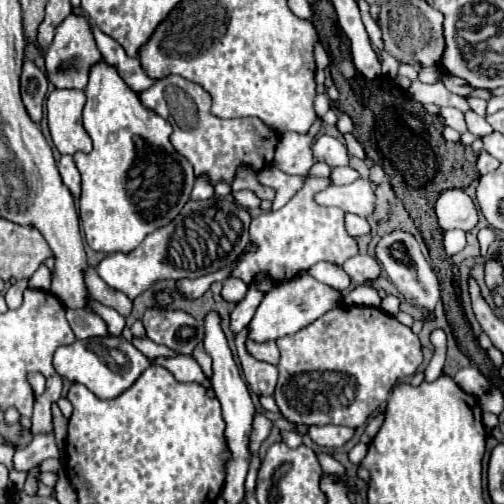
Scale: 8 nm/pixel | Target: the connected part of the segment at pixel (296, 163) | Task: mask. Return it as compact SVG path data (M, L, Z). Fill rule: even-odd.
M316 118L306 134L298 134L298 132L282 134L274 154L274 166L286 174L306 174L314 164L312 144L316 134L320 132L320 126L322 126L322 118Z

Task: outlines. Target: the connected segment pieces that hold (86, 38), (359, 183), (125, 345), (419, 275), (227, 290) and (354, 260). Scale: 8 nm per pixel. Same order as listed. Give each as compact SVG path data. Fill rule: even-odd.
M70 14L56 30L54 42L50 44L48 52L44 54L46 58L46 76L48 80L56 86L56 88L78 88L84 90L86 88L86 72L90 70L90 64L98 62L102 58L102 54L98 52L94 38L90 36L90 28L86 24L86 20L82 16L74 16Z
M354 180L352 184L346 186L328 186L326 190L318 192L314 200L320 206L338 206L344 212L352 212L358 216L368 216L374 212L376 206L376 196L368 184L368 180Z
M94 336L94 338L84 338L76 340L72 344L60 346L54 354L54 368L56 372L70 380L70 382L80 382L84 384L96 398L108 400L116 398L124 390L128 390L138 376L148 368L148 360L142 352L138 352L132 342L124 340L122 336L112 338L112 336Z
M392 230L388 234L384 234L380 238L380 242L376 244L376 260L382 264L382 268L386 270L388 278L396 284L396 288L404 294L404 298L408 302L412 302L414 306L420 306L420 308L426 308L426 310L432 310L436 306L436 302L440 300L440 286L438 286L438 278L434 274L434 270L430 268L430 264L424 260L422 252L420 252L420 246L416 242L416 238L408 232L402 232L402 230ZM394 244L400 244L400 248L404 250L404 254L408 256L408 260L398 260L394 258Z
M230 276L224 280L224 286L222 286L222 296L224 300L228 302L240 302L248 292L248 284L242 282L240 278L236 276Z
M356 254L352 258L348 258L342 268L346 270L346 274L356 280L358 284L364 284L364 282L370 282L374 278L380 276L380 264L368 256L368 254Z

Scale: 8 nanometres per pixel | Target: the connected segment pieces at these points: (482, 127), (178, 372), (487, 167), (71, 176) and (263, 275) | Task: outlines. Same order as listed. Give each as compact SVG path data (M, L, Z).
M472 110L464 114L464 120L466 120L466 124L468 124L468 130L470 130L474 136L478 136L478 138L482 138L482 136L486 136L486 134L492 132L492 126L490 126L482 116L478 116L478 114L472 112Z
M192 356L158 358L154 364L160 364L160 366L164 366L166 370L170 370L178 382L200 382L200 384L210 386L208 378L204 376L202 368L198 366L198 362L196 362Z
M486 150L480 152L480 156L478 156L478 170L480 170L480 174L492 172L492 170L496 170L498 166L500 166L500 162L498 162L494 156L490 156Z
M62 156L60 162L58 162L58 170L60 170L60 176L62 176L62 182L70 188L72 196L78 198L78 192L80 192L80 172L74 164L74 158L72 156Z
M258 272L250 284L252 288L260 290L260 292L270 292L276 286L276 280L268 274L268 272Z

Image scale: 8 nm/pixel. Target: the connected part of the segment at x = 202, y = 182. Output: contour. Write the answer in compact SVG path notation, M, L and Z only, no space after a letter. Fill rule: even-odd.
M200 176L200 178L196 180L196 184L194 184L194 190L192 190L190 198L192 198L192 200L208 200L208 198L212 198L212 196L214 196L214 188L212 188L210 184L206 184L206 178L204 178L204 176Z

